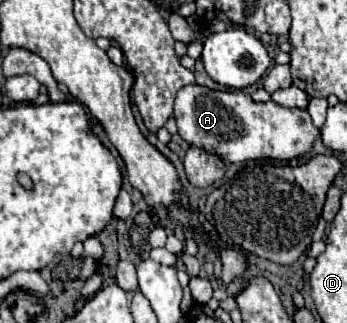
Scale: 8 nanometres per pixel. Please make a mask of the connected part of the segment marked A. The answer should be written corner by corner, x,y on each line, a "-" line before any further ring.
199,84
183,86
177,92
175,120
185,142
205,148
233,164
259,158
293,160
309,152
315,138
319,138
319,130
311,124
307,110
285,108
271,100
253,102
249,94
233,90
211,90

